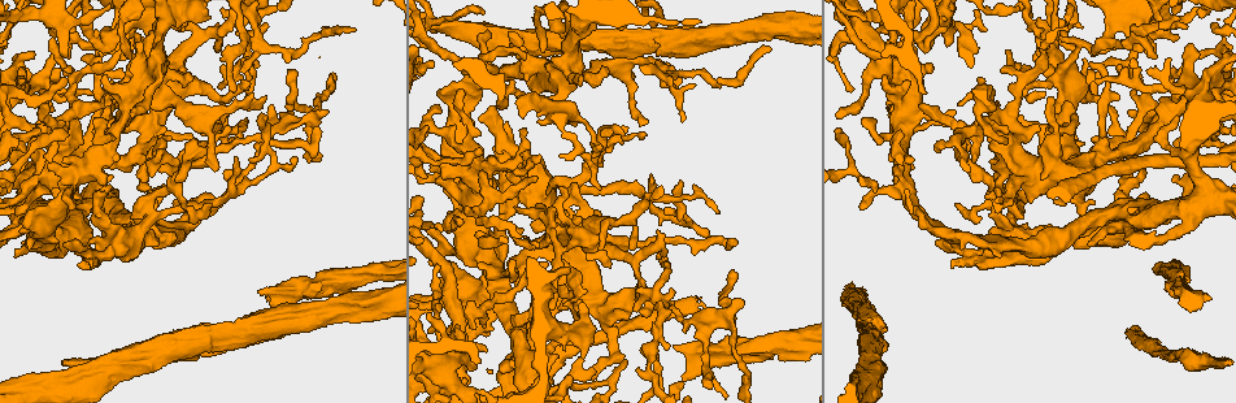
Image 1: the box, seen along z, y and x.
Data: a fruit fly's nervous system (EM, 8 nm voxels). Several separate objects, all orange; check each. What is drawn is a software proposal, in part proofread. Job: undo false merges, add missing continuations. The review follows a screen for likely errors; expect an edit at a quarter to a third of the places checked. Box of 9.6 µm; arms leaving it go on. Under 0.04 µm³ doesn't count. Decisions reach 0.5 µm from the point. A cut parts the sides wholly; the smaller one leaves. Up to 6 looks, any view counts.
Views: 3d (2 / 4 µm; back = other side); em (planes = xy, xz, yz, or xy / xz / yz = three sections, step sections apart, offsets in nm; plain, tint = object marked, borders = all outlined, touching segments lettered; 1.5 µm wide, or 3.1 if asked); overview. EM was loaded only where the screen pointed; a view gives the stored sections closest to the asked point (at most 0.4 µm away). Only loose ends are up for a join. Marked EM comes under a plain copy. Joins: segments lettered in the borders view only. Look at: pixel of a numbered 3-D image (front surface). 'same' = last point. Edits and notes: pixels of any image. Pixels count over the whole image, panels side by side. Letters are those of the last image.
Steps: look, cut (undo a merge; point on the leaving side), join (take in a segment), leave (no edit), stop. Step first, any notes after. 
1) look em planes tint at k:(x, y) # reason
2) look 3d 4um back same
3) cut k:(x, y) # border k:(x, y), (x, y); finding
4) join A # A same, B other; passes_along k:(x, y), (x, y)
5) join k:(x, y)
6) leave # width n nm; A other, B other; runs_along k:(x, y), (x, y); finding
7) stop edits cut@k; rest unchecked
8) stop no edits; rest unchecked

look em xy step 8 tint at 1:(1010, 216) # two arms in line, one across

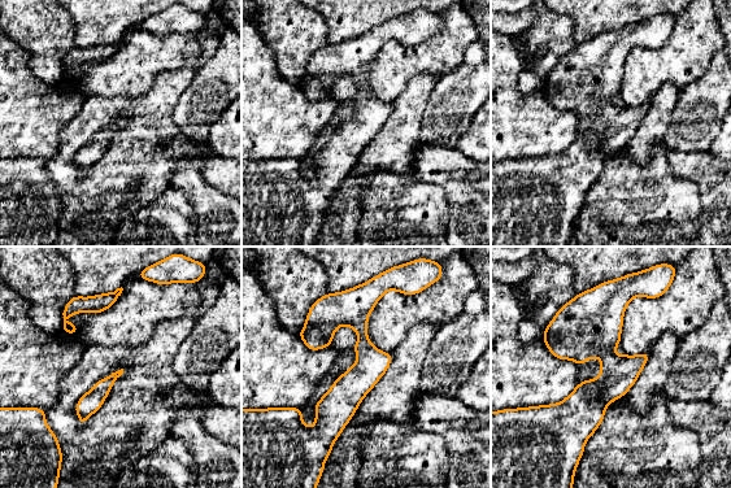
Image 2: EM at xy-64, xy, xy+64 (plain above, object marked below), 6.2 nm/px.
look em planes borders same # another direction

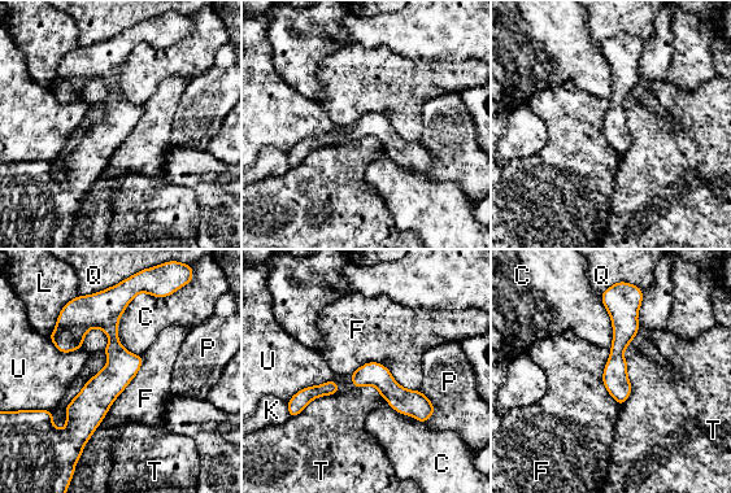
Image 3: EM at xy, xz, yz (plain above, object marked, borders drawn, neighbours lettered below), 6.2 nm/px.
leave # width 150 nm; longest_contact F 550 nm; C other, F other, K other, L other, P other, Q other, T other, U other; one neuron here

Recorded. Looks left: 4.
look em yz step 4 borders at 1:(440, 110) # an open end

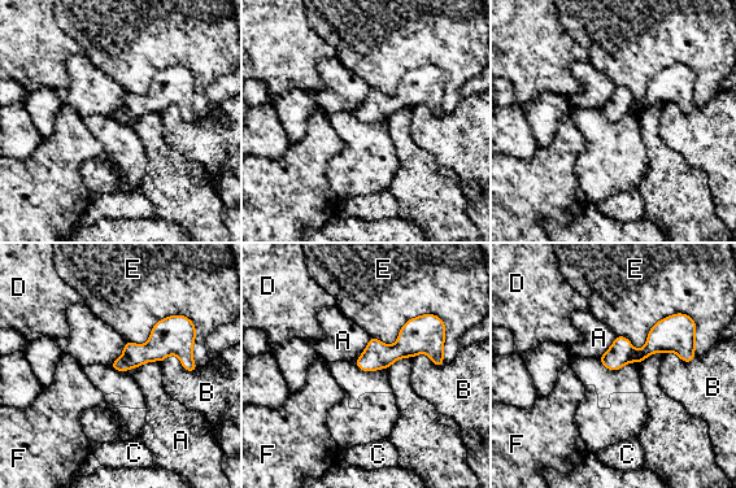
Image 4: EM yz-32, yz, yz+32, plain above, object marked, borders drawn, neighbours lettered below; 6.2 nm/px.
look em planes borders same

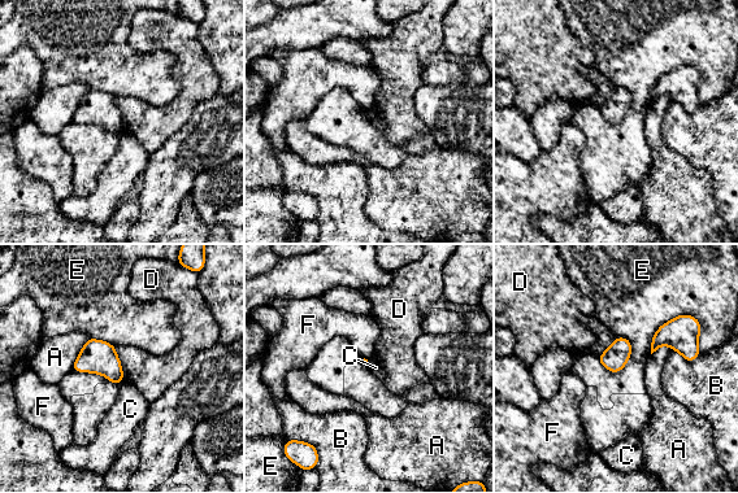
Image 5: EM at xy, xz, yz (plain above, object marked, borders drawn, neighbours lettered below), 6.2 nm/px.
leave # A other, B other, C other, D other, E other, F other; border 5:(113, 345), (124, 380); none of them fits

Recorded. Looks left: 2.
look 3d 2um back at 1:(699, 304) # long arm stops here

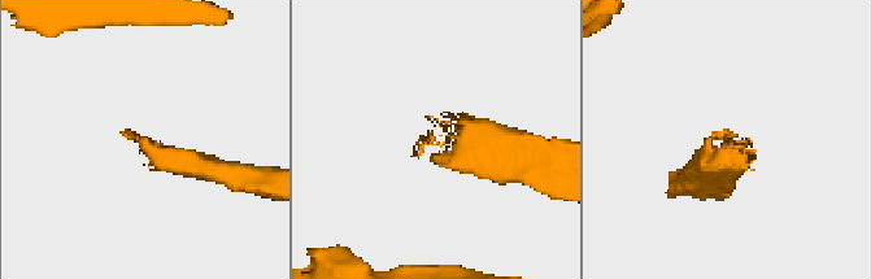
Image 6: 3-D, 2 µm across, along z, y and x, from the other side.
look em planes borders at 6:(136, 134)

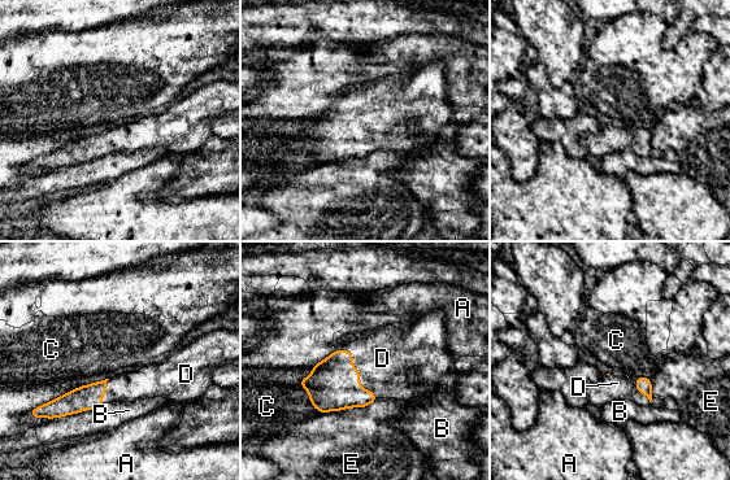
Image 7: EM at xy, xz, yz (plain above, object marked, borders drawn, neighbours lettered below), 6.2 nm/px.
join D # A other, B other, C other, D same, E other; it goes on there

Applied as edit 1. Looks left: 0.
stop edits join@7; rest unchecked

